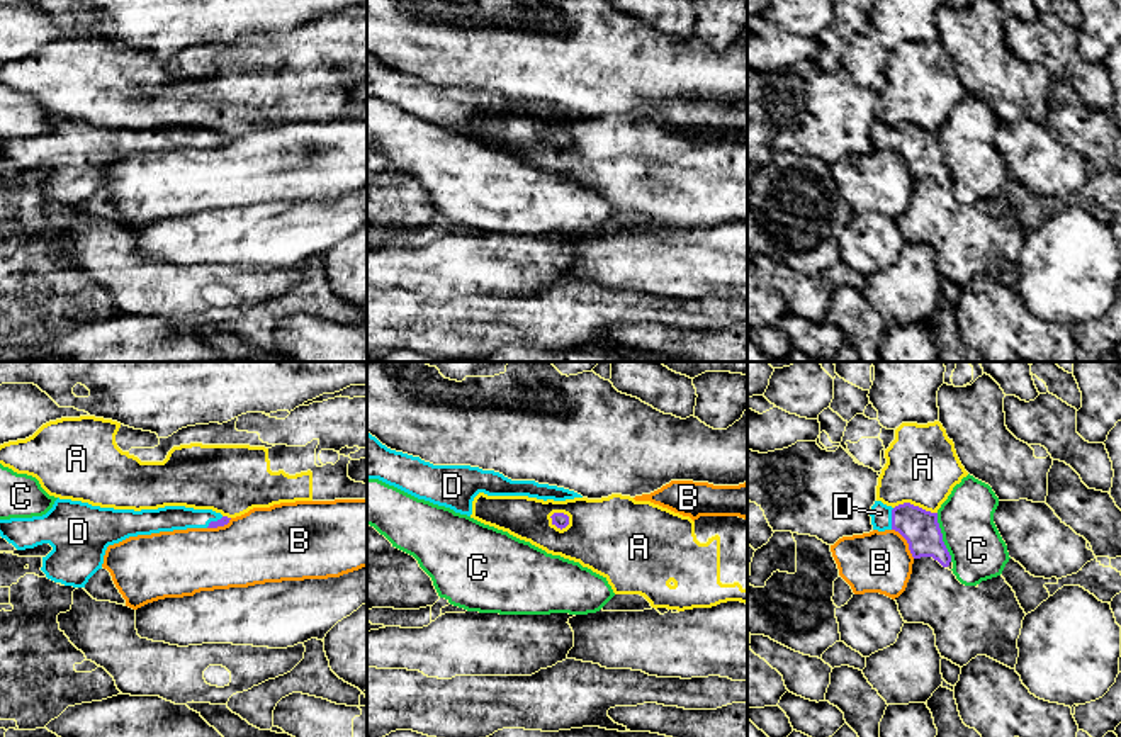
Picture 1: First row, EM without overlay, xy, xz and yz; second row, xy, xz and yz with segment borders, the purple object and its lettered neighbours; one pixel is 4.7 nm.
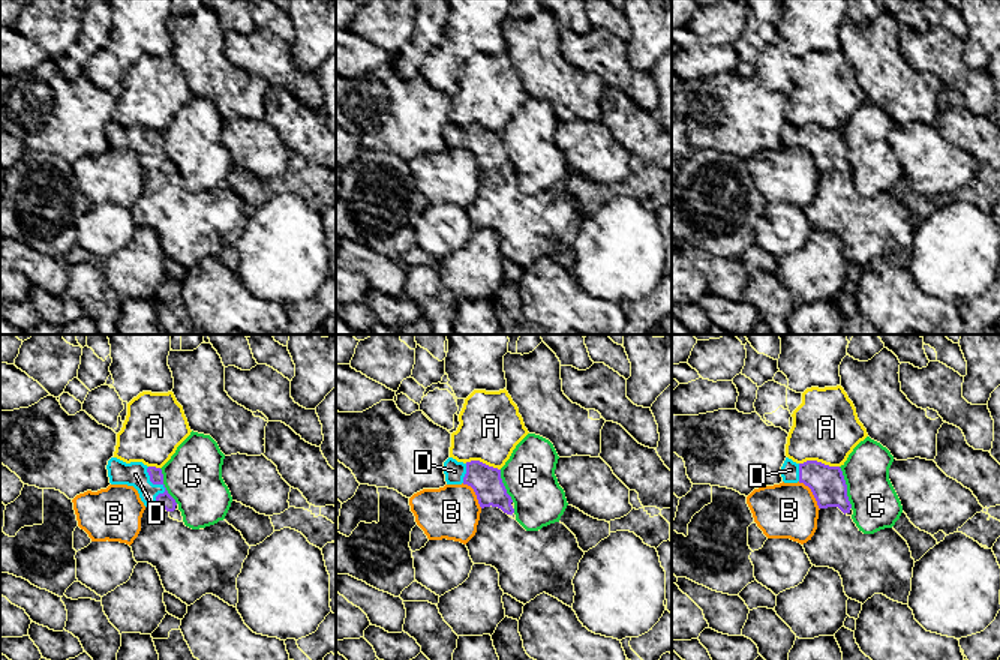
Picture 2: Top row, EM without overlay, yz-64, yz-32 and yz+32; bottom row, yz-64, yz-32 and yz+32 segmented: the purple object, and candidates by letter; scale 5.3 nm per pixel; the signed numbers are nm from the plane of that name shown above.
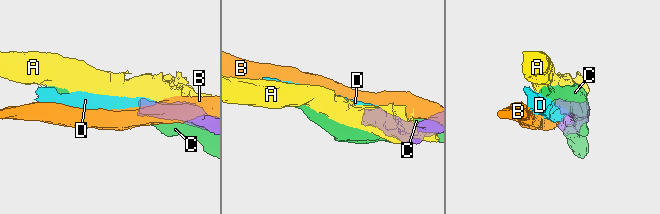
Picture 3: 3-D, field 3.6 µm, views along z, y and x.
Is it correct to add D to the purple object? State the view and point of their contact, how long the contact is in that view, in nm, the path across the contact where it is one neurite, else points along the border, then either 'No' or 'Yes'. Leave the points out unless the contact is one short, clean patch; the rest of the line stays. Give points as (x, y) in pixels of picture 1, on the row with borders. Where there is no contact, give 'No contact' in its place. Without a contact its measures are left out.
Touches purple at yz (892, 518). Shared border 110 nm. Path across: yz (921, 530), (906, 518), (892, 518), (880, 513). Yes

